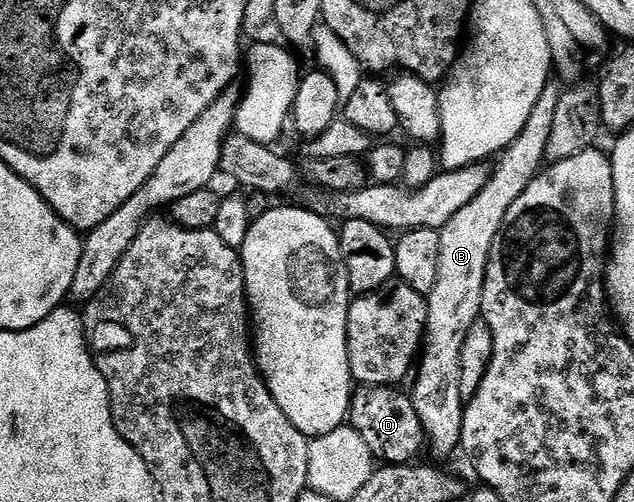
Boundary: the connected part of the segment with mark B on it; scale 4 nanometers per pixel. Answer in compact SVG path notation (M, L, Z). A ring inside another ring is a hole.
M550 81L543 89L539 101L535 101L535 109L531 109L531 117L527 117L527 125L523 125L523 133L515 137L515 141L501 152L495 166L489 172L487 185L483 185L479 195L468 202L465 208L459 209L451 221L440 230L439 241L439 277L435 281L435 289L427 297L429 300L429 312L427 313L427 325L423 346L419 352L419 362L415 367L415 378L412 380L413 391L411 398L415 405L415 413L419 413L419 421L425 430L428 450L433 450L437 459L445 459L454 450L461 446L461 430L463 429L463 417L465 416L466 400L459 393L459 353L463 353L463 341L467 338L467 329L475 325L475 321L481 318L481 298L483 297L483 285L485 284L485 270L491 253L491 245L499 233L499 229L505 220L507 209L515 205L515 201L531 185L536 175L543 170L545 150L547 149L547 137L551 137L551 124L555 119L555 109L559 109L562 88L556 87L556 82Z

